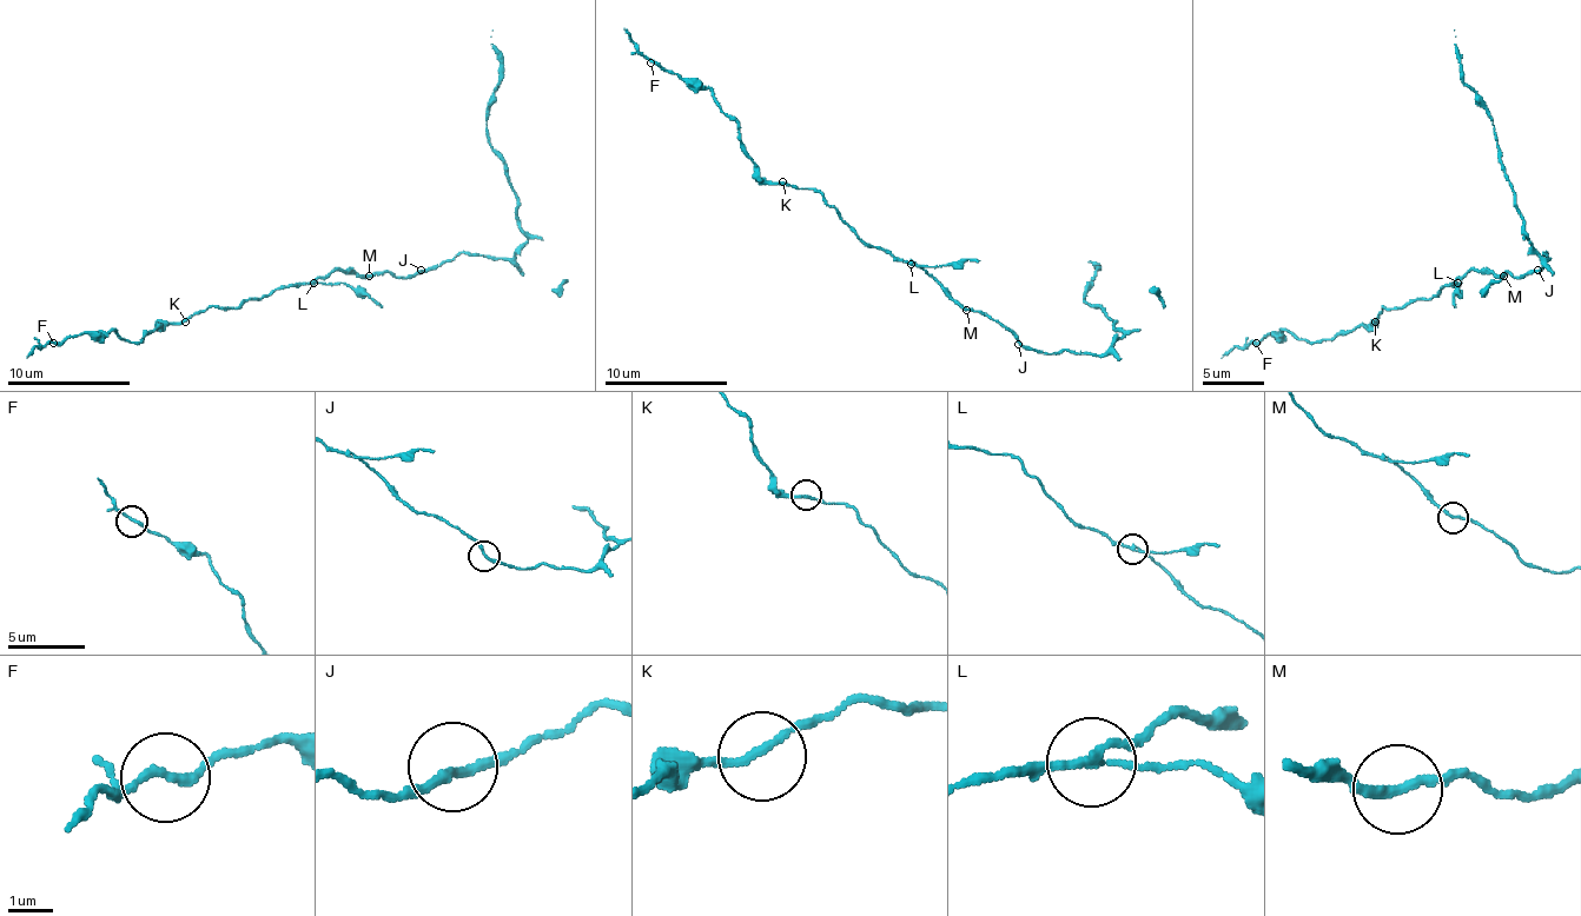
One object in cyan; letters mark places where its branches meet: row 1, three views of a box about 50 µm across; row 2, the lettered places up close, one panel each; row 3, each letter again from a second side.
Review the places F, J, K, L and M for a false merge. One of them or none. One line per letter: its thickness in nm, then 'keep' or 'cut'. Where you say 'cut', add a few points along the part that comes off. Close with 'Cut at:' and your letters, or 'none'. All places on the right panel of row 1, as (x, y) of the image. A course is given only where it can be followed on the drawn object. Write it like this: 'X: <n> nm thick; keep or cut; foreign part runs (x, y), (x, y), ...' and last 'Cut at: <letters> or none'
F: 180 nm thick; keep
J: 190 nm thick; keep
K: 180 nm thick; keep
L: 150 nm thick; cut; foreign part runs (1457, 281), (1461, 281), (1455, 306)
M: 190 nm thick; keep
Cut at: L

